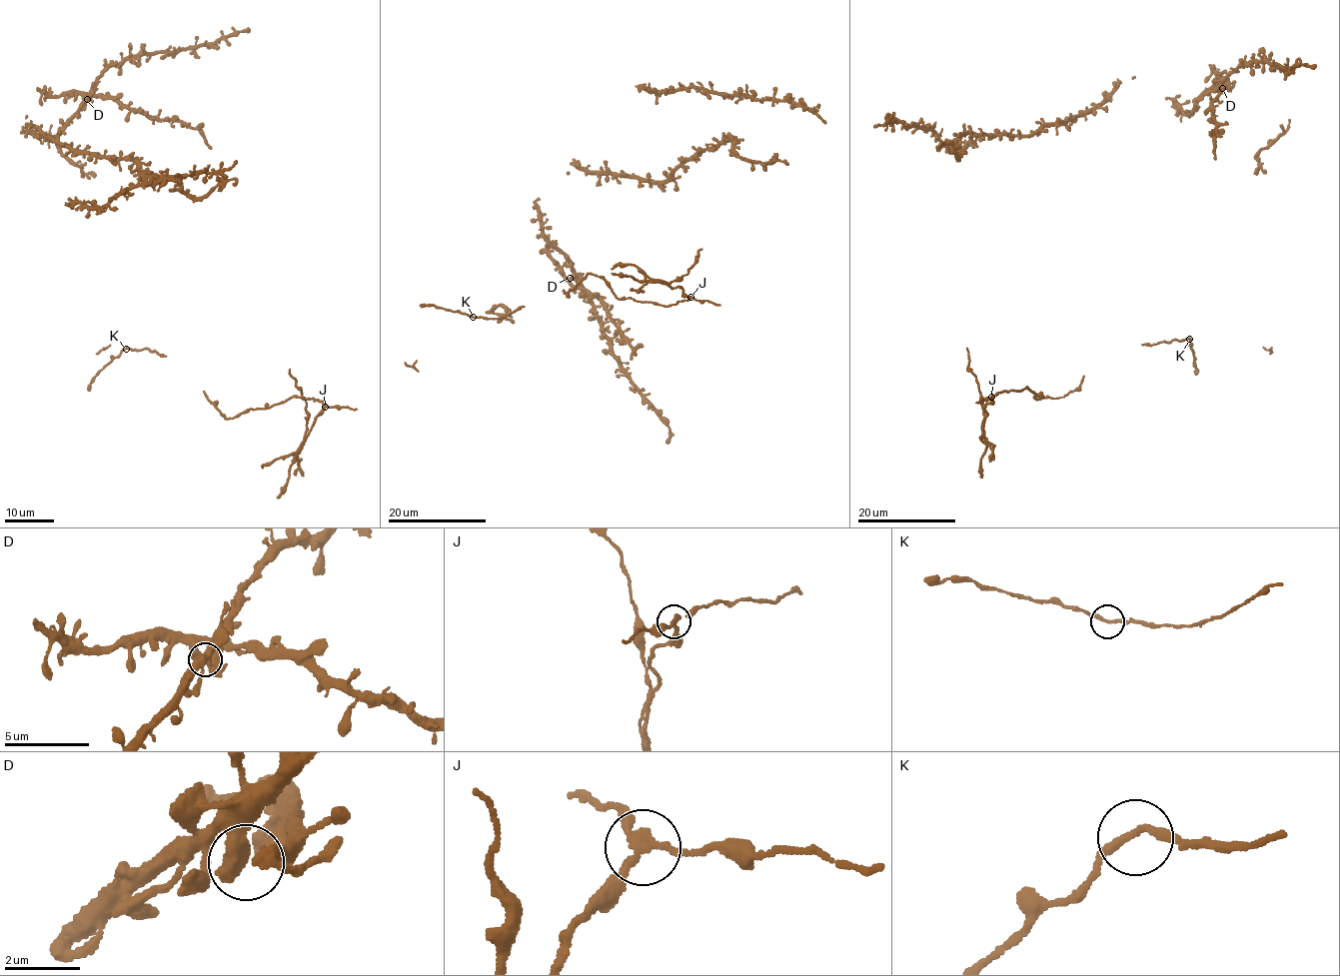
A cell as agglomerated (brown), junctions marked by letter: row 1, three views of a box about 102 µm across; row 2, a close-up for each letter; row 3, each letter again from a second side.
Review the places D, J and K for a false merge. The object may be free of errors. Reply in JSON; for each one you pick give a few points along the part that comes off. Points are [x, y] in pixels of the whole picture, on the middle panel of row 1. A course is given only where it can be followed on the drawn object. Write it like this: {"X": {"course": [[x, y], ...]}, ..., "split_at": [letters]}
{"J": {"course": [[691, 297], [681, 288], [670, 287], [668, 283], [687, 274], [701, 248]]}, "split_at": ["J"]}

